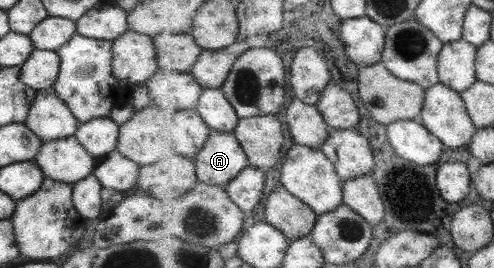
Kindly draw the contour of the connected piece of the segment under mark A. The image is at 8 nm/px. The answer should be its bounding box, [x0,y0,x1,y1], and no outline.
[195,129,249,188]

